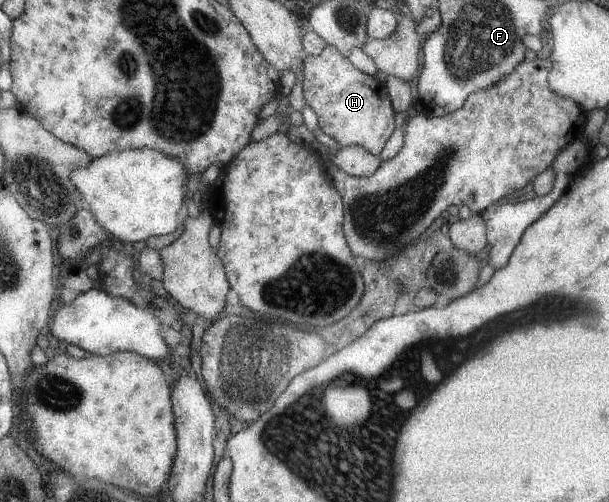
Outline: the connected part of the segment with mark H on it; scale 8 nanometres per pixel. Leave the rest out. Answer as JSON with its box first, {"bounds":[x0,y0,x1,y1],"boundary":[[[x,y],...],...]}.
{"bounds":[303,45,396,155],"boundary":[[[326,45],[320,54],[307,55],[303,70],[303,96],[319,118],[319,128],[340,147],[363,146],[377,155],[396,130],[395,110],[386,83],[380,77],[363,73],[335,46]]]}

